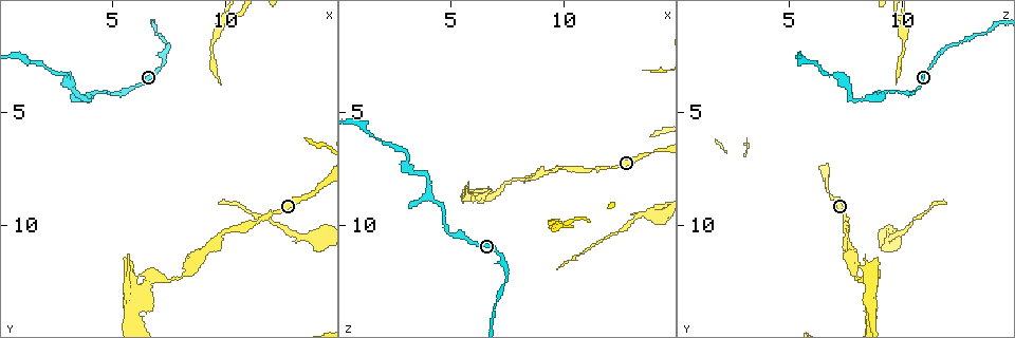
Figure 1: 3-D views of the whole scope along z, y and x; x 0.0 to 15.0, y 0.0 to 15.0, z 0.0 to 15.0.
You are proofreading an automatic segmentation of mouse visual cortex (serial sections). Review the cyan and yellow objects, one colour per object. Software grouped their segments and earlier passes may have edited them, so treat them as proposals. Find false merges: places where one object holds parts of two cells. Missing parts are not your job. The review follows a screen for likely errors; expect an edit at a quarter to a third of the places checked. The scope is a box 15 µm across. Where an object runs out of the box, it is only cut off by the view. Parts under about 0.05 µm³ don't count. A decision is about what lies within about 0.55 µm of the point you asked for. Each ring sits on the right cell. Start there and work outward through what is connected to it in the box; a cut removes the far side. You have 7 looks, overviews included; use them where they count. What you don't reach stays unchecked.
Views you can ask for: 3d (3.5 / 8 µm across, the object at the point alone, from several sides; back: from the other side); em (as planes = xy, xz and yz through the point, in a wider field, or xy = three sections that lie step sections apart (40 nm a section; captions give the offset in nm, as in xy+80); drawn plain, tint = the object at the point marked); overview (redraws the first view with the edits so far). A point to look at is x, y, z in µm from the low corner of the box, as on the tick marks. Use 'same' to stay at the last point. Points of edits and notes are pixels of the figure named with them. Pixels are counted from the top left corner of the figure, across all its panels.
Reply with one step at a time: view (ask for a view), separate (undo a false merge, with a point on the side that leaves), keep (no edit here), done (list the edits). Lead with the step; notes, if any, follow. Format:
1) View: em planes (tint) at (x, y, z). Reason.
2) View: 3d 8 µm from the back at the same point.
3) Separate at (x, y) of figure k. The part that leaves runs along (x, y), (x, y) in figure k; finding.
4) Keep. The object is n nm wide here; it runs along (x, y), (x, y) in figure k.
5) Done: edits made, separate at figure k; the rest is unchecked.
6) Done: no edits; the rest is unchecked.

View: em planes (tint) at (8.1, 12.2, 7.9). Thick turns thin.

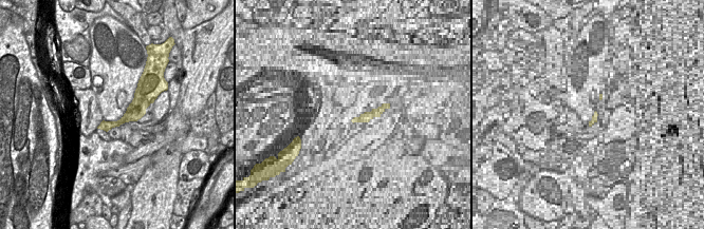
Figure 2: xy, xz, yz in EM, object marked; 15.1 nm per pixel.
View: 3d 3.5 µm at the same point.

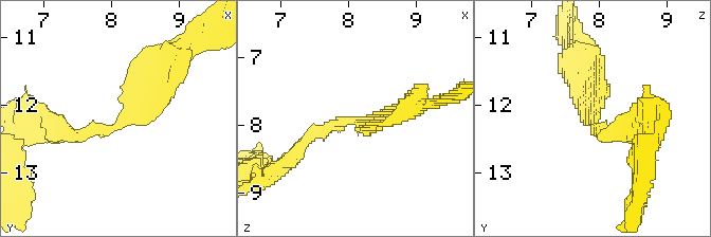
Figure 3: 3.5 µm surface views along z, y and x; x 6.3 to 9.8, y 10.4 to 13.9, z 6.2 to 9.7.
Keep. The arms are 200, 250 nm wide; it runs along (166, 77), (117, 126), (58, 132) in figure 3; continuous, no second cell.

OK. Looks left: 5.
View: 3d 3.5 µm from the back at (6.4, 12.7, 8.7). Four or more arms meet.

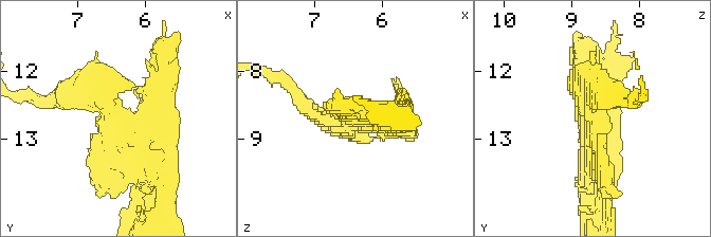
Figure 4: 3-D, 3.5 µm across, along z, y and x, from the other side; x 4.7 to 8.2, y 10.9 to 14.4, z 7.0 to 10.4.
View: em xy step 5 (tint) at (6.40, 12.60, 8.70). Shape alone is not enough.

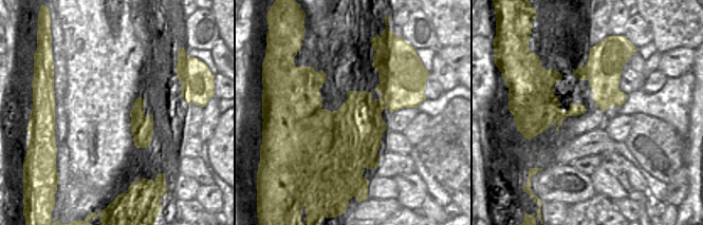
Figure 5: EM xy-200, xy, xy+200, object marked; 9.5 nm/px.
View: em xy step 1 (tint) at the same point.

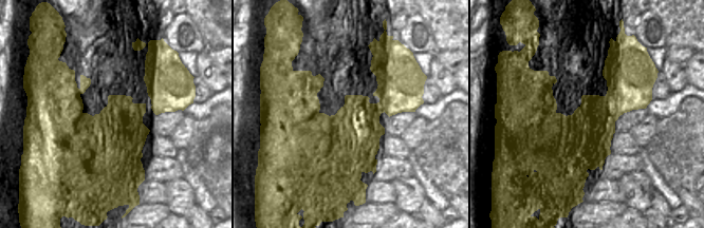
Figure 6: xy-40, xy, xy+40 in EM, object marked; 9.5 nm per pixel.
Separate at (576, 53) of figure 4. A second cell is stuck on.

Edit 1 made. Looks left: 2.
Done: edits made, separate at figure 4; the rest is unchecked.

